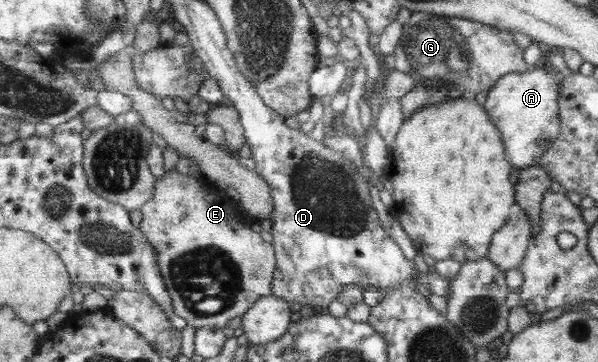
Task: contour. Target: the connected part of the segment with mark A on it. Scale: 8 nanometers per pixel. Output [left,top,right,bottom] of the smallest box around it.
[482,66,560,169]

